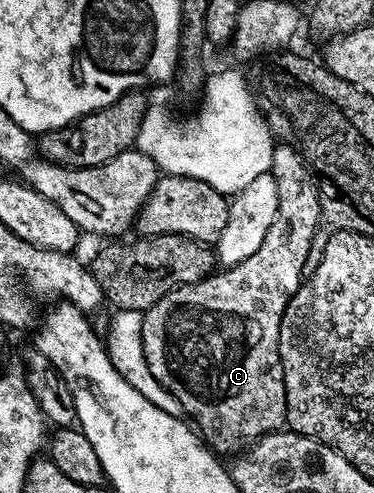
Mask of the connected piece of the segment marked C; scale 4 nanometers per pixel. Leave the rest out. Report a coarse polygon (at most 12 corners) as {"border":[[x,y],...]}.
{"border":[[288,143],[235,267],[143,312],[149,372],[234,456],[287,422],[279,326],[319,188]]}

